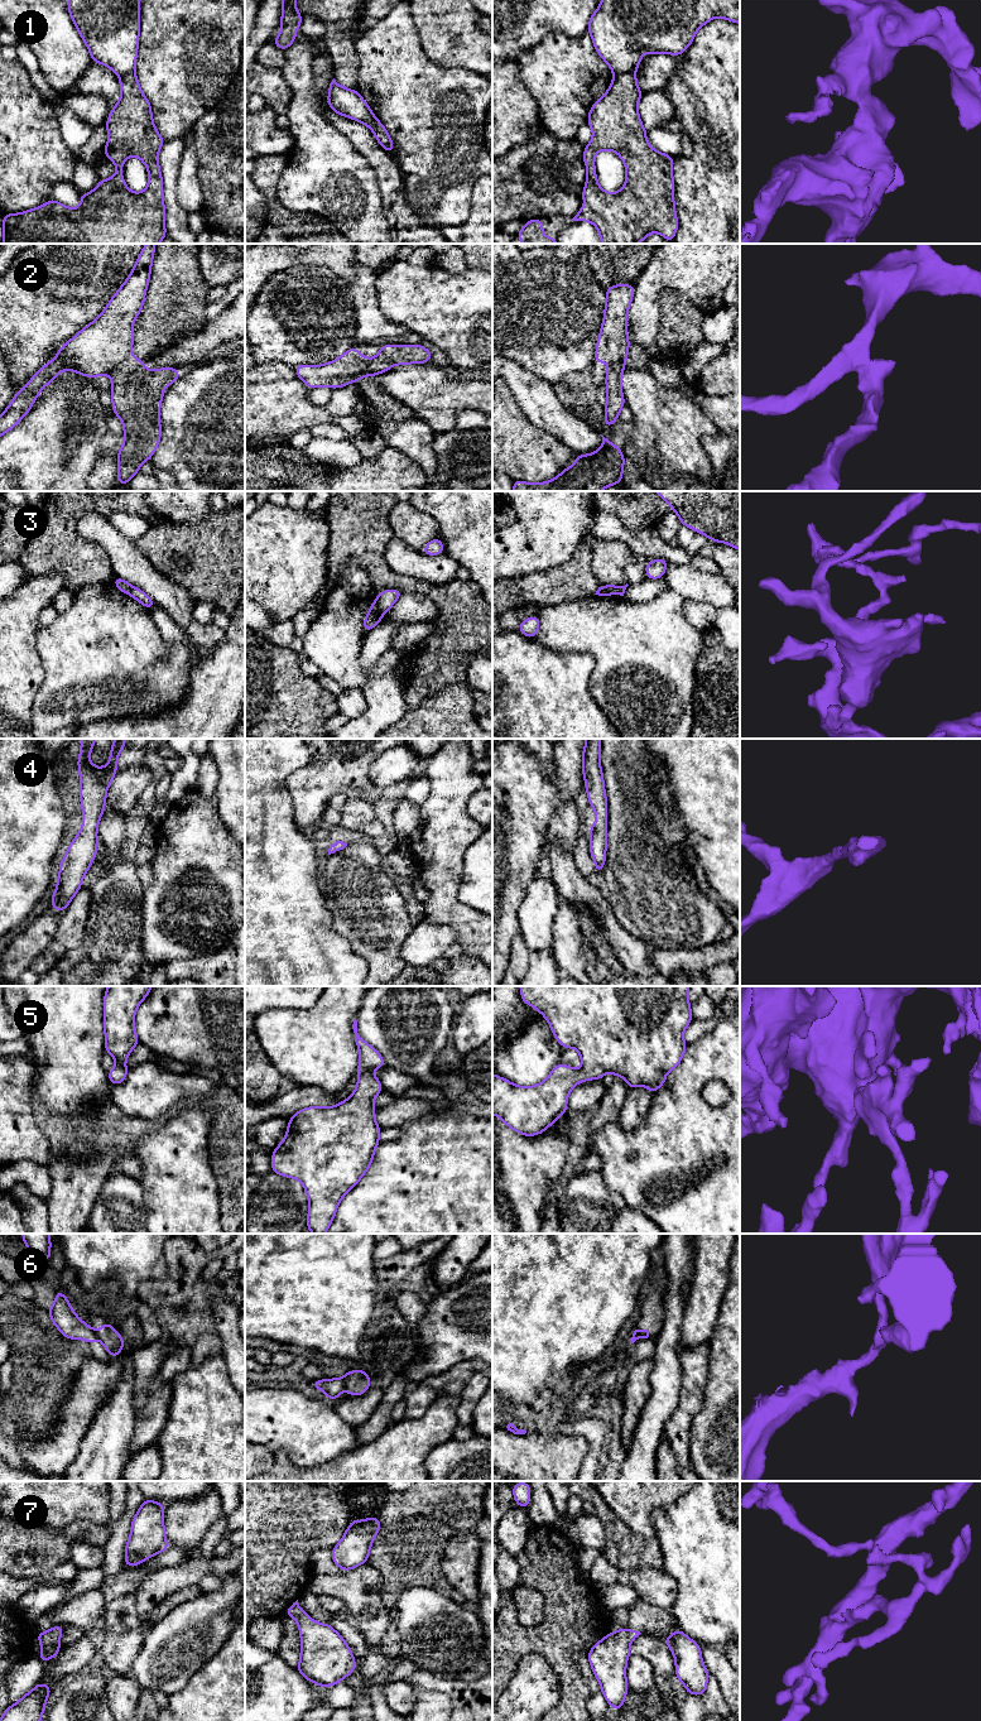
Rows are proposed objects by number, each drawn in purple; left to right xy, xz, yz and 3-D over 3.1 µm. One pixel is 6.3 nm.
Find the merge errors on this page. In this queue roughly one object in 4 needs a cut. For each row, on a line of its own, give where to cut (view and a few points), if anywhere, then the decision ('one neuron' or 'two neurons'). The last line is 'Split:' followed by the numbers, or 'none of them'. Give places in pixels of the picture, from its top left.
1: cut in yz along (634, 70), (616, 75); two neurons
2: cut in xy along (130, 355), (109, 374); two neurons
3: cut in xz along (375, 601), (381, 615); two neurons
4: no cut; one neuron
5: no cut; one neuron
6: cut in xz along (342, 1378), (345, 1388); two neurons
7: no cut; one neuron
Split: 1, 2, 3, 6

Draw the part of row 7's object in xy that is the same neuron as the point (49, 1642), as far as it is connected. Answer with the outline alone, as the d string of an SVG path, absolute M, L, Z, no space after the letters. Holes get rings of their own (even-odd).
M54 1625L51 1630L35 1634L37 1639L42 1644L42 1652L39 1659L45 1664L51 1658L54 1658L59 1650L61 1635L63 1625Z

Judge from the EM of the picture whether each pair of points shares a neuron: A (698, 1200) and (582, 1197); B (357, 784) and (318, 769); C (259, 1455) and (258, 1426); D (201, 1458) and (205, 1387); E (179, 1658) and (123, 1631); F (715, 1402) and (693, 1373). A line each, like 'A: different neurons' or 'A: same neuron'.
A: different neurons
B: same neuron
C: different neurons
D: same neuron
E: different neurons
F: different neurons

